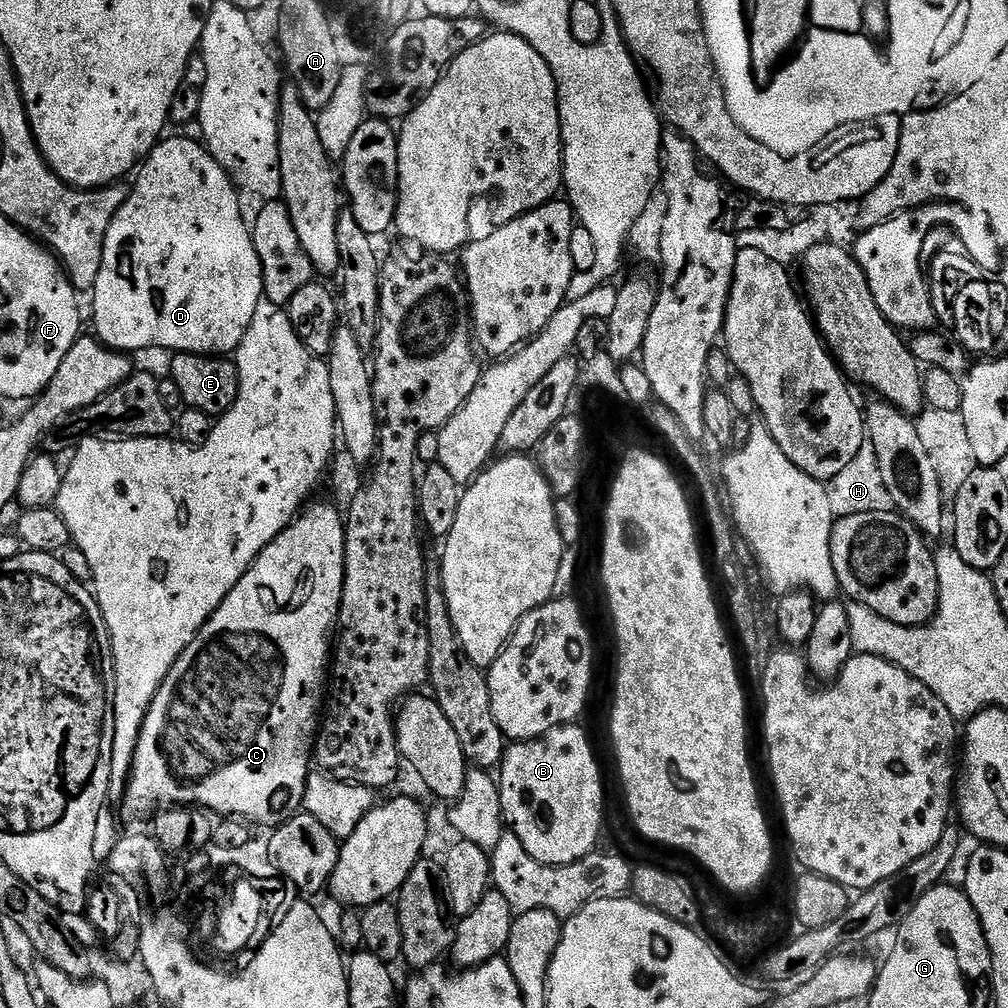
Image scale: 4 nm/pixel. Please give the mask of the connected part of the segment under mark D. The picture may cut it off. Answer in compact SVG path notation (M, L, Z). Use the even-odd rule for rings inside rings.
M182 134L169 135L161 139L152 149L152 153L143 160L135 173L136 181L130 184L126 202L114 214L110 222L110 230L106 230L106 242L102 254L102 270L98 270L98 282L90 293L92 299L92 324L96 327L95 339L105 348L117 352L133 354L143 348L169 348L169 353L193 352L199 356L218 356L235 353L244 341L244 335L252 320L261 311L260 304L264 300L264 279L262 278L262 262L258 262L258 250L254 250L254 242L250 228L244 224L244 217L239 210L238 189L232 179L218 166L207 148L199 140L187 140Z

